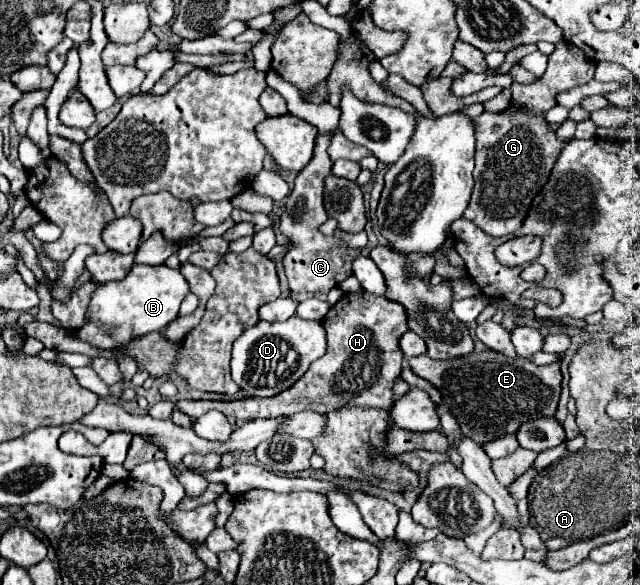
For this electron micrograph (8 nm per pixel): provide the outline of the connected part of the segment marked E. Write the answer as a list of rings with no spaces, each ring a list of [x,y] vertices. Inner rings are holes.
[[[492,349],[446,361],[418,355],[412,357],[408,365],[418,377],[430,381],[442,393],[442,399],[456,417],[462,433],[478,445],[504,435],[514,435],[522,423],[536,417],[552,417],[556,413],[562,389],[562,373],[558,363],[538,367],[532,361],[518,357],[512,359]]]

